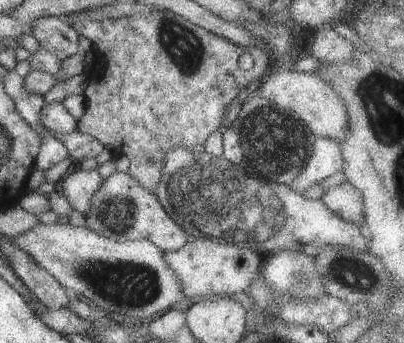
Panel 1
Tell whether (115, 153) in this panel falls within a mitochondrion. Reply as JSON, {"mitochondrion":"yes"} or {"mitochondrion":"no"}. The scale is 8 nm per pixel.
{"mitochondrion":"no"}

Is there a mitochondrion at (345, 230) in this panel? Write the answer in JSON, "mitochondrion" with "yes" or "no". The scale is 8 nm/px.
{"mitochondrion":"no"}

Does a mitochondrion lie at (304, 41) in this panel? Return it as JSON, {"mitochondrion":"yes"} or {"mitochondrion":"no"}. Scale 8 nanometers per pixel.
{"mitochondrion":"no"}

